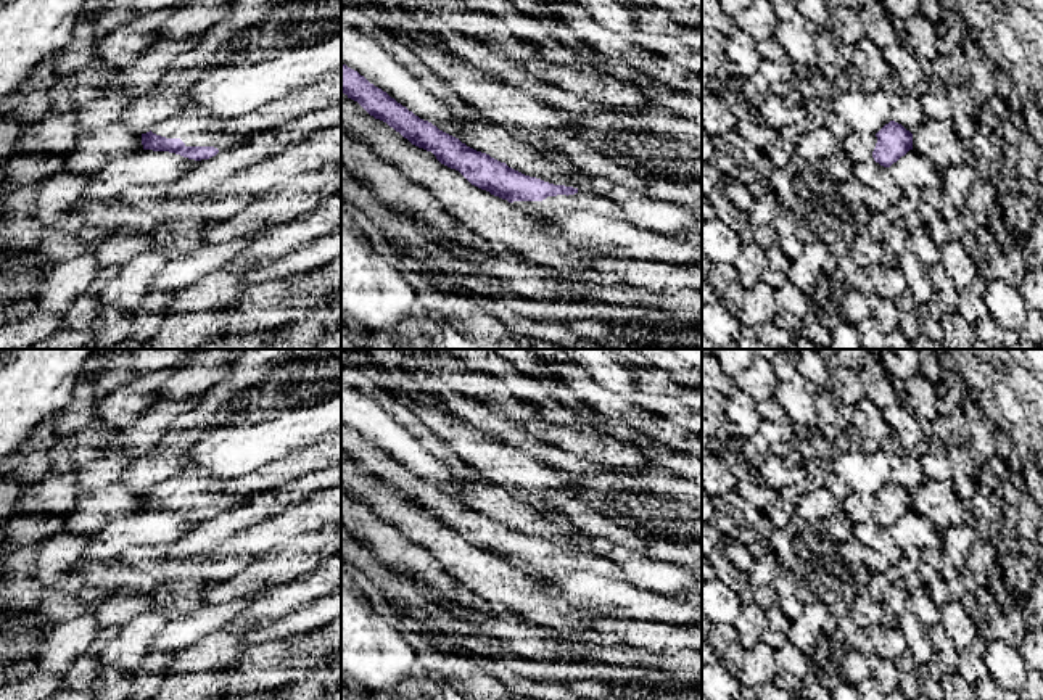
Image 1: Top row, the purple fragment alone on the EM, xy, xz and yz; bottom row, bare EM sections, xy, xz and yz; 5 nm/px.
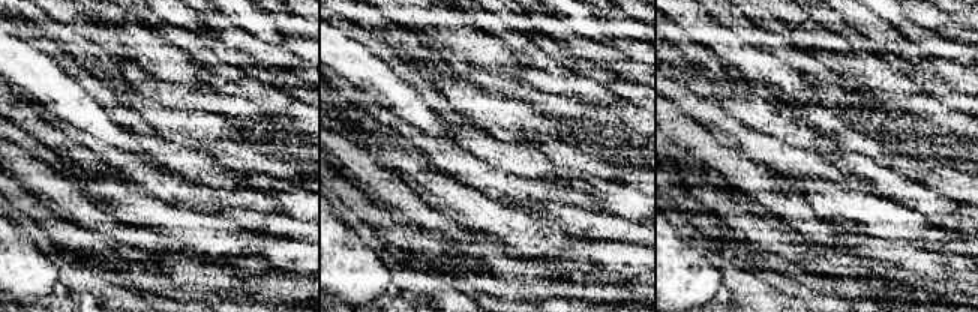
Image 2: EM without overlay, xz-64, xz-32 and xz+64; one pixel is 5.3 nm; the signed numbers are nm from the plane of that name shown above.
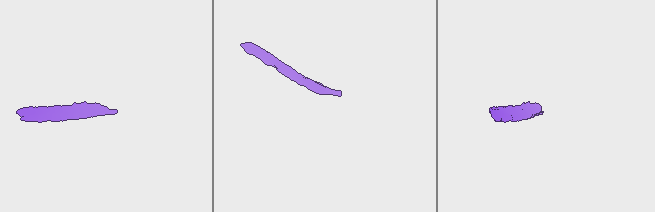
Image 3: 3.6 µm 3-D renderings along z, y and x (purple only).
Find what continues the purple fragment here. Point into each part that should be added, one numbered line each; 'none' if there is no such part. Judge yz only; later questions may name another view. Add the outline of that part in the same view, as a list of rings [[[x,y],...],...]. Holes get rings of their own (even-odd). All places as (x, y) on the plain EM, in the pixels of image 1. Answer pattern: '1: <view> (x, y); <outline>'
none

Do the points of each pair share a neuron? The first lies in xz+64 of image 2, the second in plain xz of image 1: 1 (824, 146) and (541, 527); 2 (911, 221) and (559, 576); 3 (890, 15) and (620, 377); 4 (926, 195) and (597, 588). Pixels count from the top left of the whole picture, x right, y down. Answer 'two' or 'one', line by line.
1: one
2: one
3: one
4: two

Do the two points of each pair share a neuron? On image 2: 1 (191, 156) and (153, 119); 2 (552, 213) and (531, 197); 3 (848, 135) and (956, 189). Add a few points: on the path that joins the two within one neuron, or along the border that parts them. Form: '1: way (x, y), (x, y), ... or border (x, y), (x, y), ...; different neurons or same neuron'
1: border (162, 137), (207, 150); different neurons
2: border (554, 200), (525, 209); different neurons
3: way (875, 147), (893, 161), (929, 173); same neuron

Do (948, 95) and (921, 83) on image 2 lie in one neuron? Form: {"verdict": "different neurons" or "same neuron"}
{"verdict": "same neuron"}

